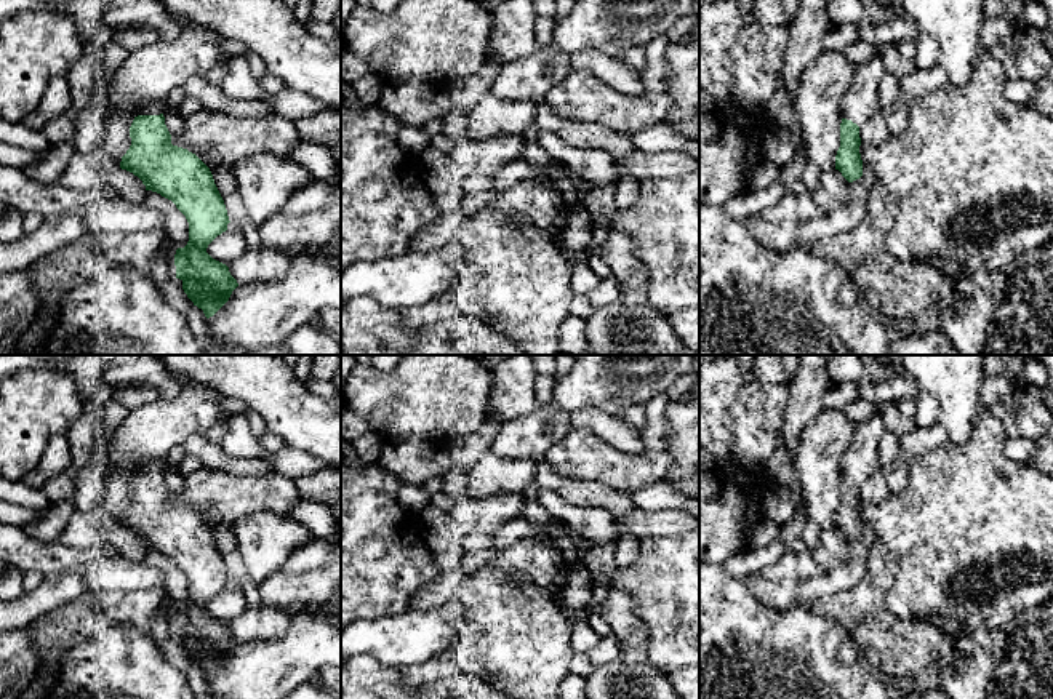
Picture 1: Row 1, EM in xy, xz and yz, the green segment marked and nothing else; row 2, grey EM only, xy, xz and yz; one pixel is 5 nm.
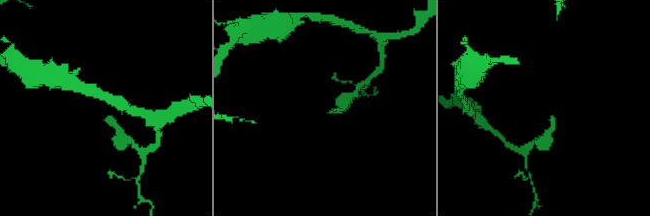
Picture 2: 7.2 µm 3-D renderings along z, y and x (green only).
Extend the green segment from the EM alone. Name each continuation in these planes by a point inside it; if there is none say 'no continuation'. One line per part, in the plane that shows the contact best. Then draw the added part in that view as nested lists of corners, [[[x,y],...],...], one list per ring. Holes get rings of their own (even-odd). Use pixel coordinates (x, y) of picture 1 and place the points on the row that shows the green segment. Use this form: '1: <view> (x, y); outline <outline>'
1: xy (146, 107); outline [[[144,101],[144,102],[138,104],[138,106],[134,107],[134,110],[136,110],[139,115],[160,115],[160,114],[165,114],[166,104],[165,104],[165,102]]]

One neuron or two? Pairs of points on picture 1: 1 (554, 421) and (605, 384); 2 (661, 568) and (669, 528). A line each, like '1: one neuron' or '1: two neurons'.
1: two neurons
2: two neurons

